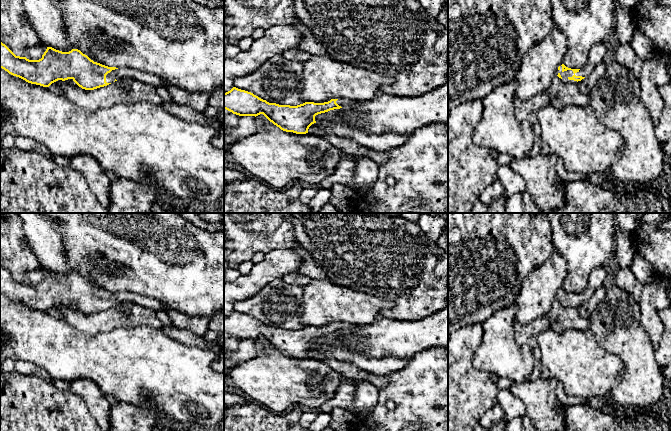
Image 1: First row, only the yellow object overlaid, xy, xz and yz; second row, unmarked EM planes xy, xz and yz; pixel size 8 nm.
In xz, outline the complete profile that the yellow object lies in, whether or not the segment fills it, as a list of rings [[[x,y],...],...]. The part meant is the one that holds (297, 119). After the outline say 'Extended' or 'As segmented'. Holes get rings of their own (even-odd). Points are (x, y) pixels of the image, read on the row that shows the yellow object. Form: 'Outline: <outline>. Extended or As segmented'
Outline: [[[233,87],[230,91],[224,93],[224,109],[239,116],[258,116],[263,114],[270,122],[286,132],[296,134],[308,133],[309,127],[316,123],[315,116],[334,109],[351,108],[355,101],[348,99],[331,99],[324,103],[305,102],[297,106],[279,105],[269,103],[259,98],[251,92]]]. Extended

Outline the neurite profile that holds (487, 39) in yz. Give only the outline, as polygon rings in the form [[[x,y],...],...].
[[[448,0],[448,116],[457,105],[468,100],[482,100],[495,87],[514,81],[523,55],[536,43],[541,42],[554,27],[550,0]]]

